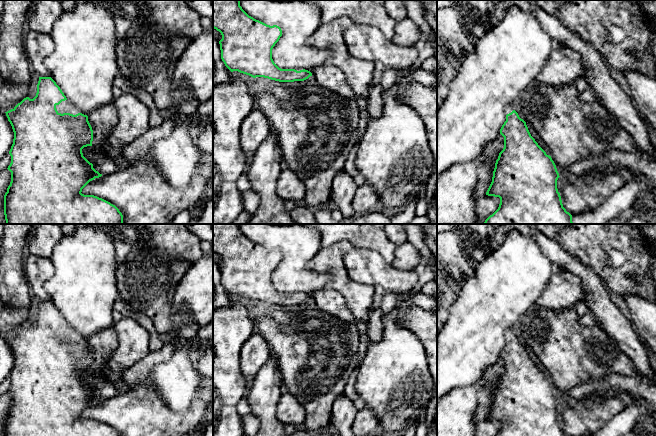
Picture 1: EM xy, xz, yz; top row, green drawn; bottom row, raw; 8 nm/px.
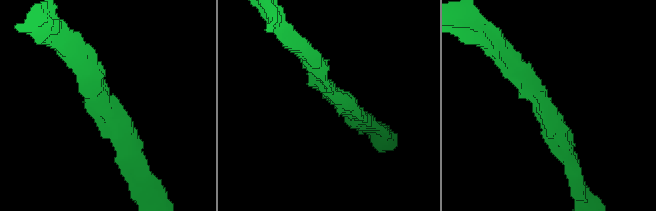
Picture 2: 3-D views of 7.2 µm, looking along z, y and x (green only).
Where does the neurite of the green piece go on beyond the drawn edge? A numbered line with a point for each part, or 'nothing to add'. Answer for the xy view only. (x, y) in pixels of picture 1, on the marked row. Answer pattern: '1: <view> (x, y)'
1: xy (65, 106)

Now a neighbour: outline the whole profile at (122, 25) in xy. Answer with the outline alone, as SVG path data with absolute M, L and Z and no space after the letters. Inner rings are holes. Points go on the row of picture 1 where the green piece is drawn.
M115 16L114 18L115 34L117 43L124 38L125 34L129 31L132 23L125 17Z

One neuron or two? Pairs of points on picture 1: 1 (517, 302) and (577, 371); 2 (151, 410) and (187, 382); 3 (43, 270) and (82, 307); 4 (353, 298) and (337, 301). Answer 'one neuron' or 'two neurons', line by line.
1: two neurons
2: two neurons
3: two neurons
4: two neurons

